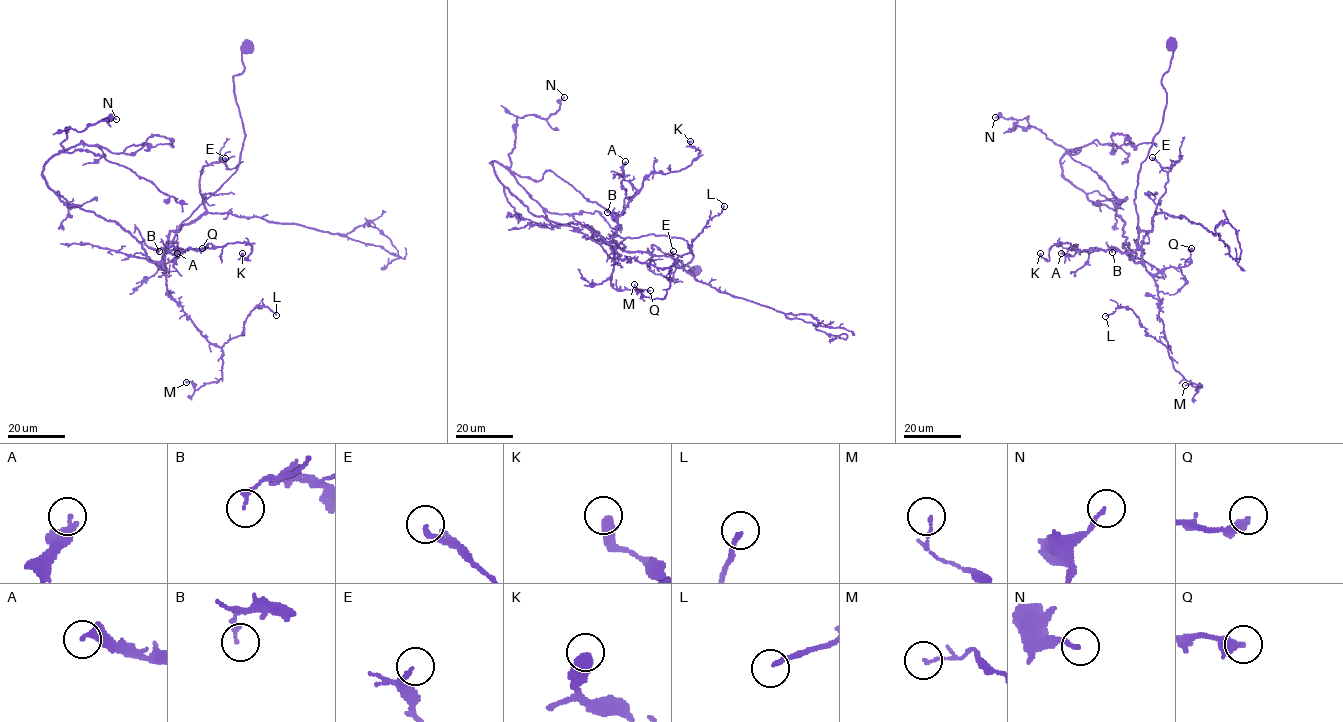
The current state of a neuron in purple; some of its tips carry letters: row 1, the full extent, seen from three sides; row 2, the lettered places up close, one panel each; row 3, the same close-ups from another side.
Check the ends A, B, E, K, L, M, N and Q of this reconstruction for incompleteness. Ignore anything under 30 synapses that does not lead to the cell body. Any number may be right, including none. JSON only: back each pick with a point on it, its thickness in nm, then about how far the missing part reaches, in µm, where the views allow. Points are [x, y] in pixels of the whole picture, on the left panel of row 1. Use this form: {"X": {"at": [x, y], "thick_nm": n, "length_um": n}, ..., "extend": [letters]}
{"extend": []}

